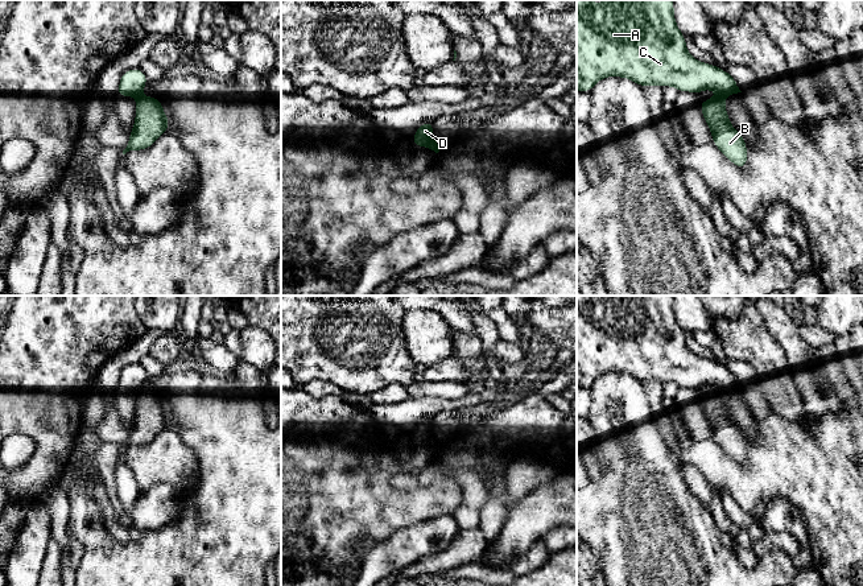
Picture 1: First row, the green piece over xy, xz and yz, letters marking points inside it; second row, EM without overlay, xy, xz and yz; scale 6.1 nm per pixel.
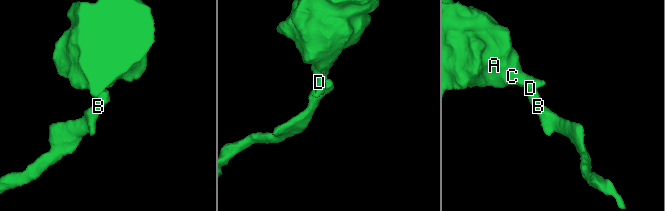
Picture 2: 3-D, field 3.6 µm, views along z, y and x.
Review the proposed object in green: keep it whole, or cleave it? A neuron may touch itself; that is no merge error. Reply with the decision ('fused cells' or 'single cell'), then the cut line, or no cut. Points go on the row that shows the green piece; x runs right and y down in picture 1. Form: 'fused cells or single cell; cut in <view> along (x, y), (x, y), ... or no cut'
fused cells; cut in yz along (718, 95), (723, 98)

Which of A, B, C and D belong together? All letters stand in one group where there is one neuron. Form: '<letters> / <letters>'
A C D / B

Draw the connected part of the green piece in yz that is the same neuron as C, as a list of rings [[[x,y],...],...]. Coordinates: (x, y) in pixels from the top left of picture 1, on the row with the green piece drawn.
[[[577,0],[577,91],[591,91],[596,82],[607,77],[628,78],[641,87],[673,86],[694,94],[710,88],[722,98],[742,92],[727,71],[689,54],[685,36],[674,20],[672,0],[603,0],[602,5],[594,5],[592,0]]]

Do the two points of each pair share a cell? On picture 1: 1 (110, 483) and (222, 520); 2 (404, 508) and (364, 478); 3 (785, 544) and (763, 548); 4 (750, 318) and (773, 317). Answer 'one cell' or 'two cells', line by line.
1: two cells
2: one cell
3: one cell
4: two cells

